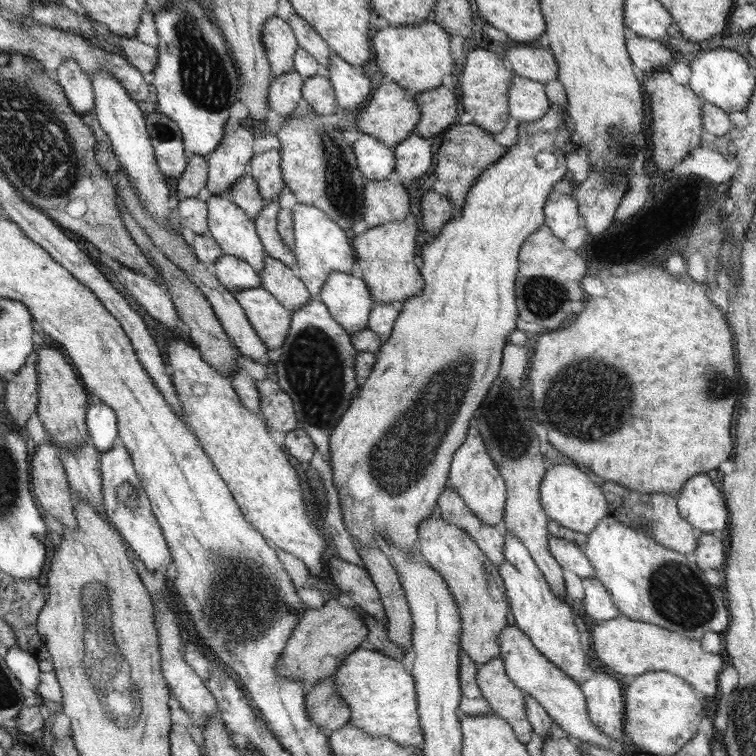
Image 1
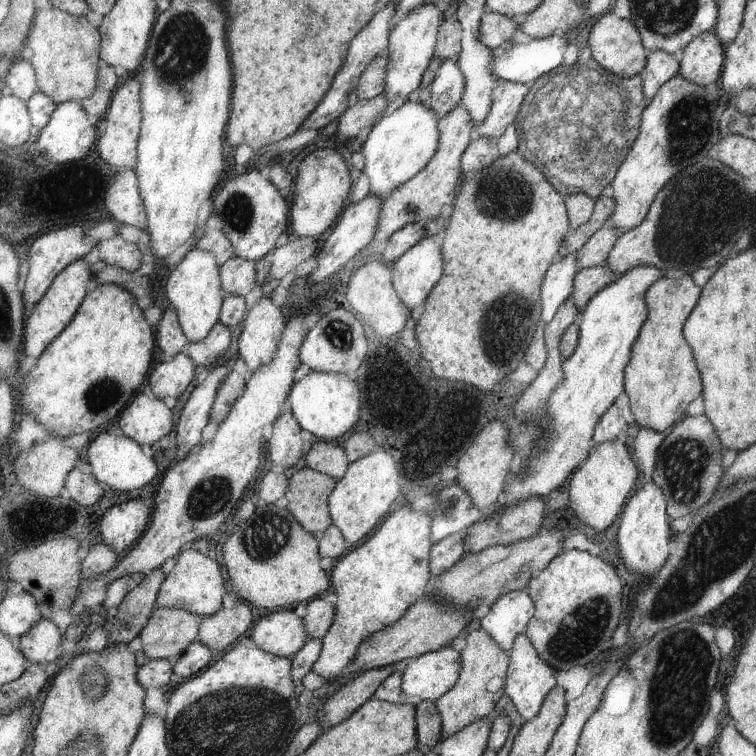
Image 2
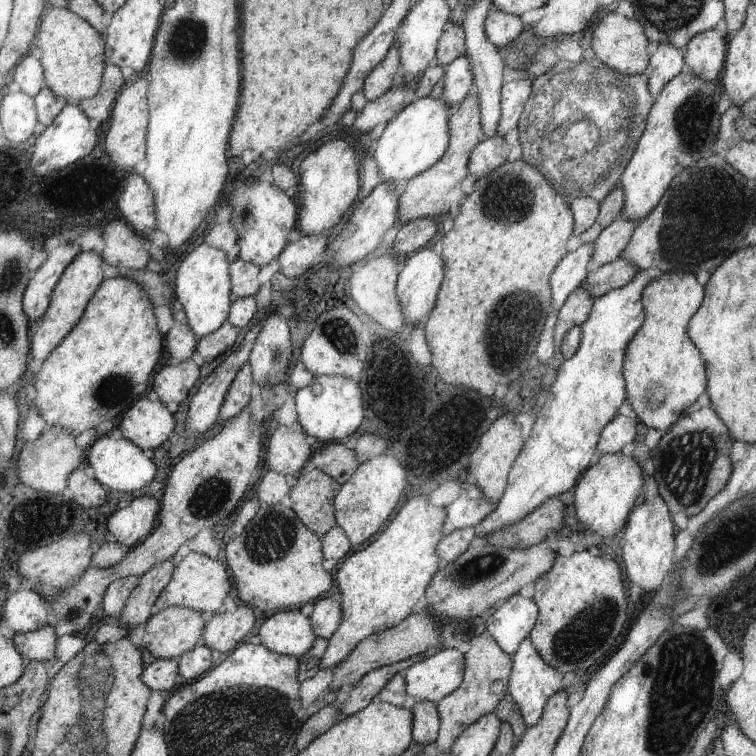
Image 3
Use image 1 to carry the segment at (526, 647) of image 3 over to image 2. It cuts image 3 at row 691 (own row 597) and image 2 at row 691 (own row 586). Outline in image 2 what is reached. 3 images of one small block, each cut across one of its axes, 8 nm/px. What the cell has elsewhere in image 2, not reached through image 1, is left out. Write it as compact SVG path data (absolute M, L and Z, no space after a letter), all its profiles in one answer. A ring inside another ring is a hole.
M525 634L515 638L513 648L510 650L510 659L510 668L505 680L505 692L511 698L520 716L524 718L525 722L530 722L539 714L547 695L556 688L558 671L539 656L531 639Z

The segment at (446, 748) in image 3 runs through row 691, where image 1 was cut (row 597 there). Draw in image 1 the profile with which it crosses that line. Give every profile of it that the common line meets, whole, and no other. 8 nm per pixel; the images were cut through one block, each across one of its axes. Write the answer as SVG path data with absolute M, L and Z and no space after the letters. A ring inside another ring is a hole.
M440 514L430 515L420 523L418 551L430 567L442 574L457 600L463 622L464 637L460 645L464 645L464 653L478 666L500 657L499 639L508 626L510 600L499 569L484 555L468 531L444 521Z

